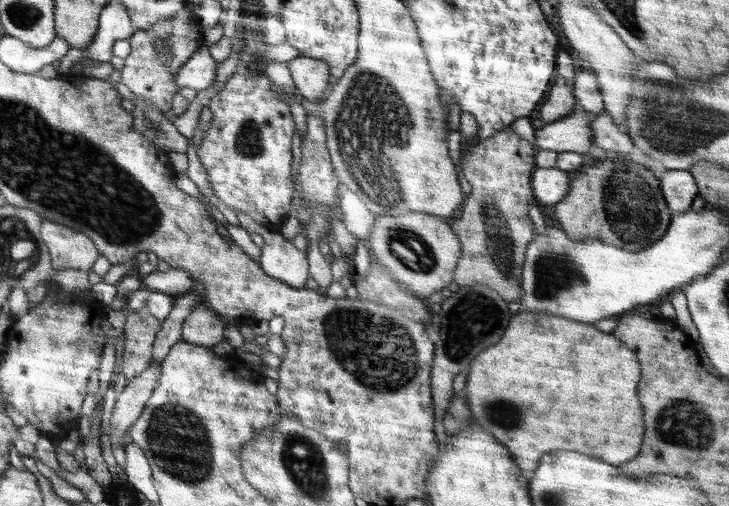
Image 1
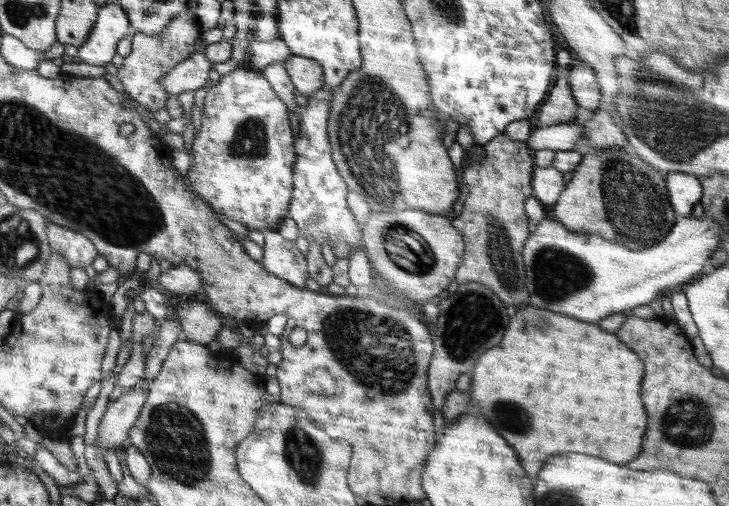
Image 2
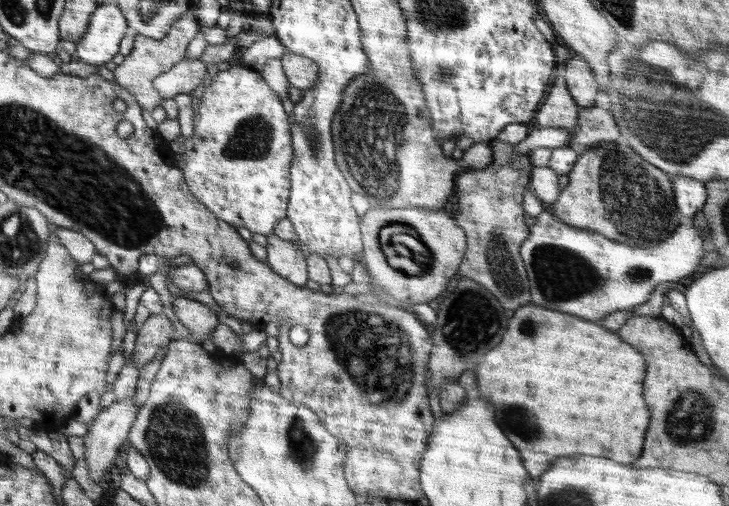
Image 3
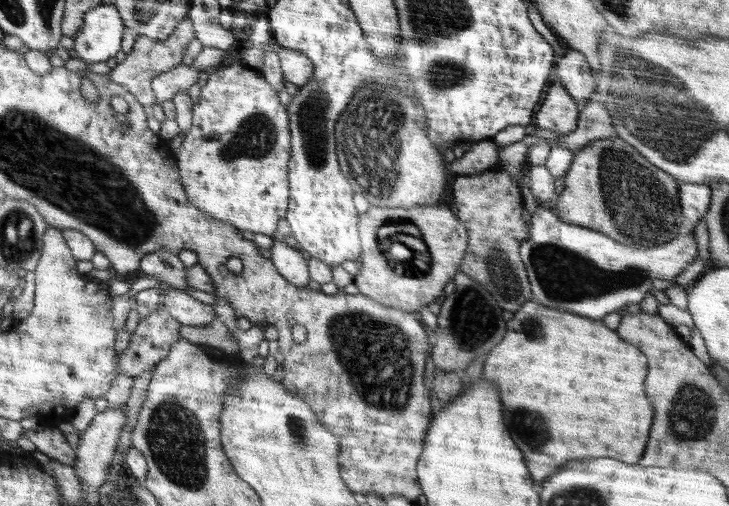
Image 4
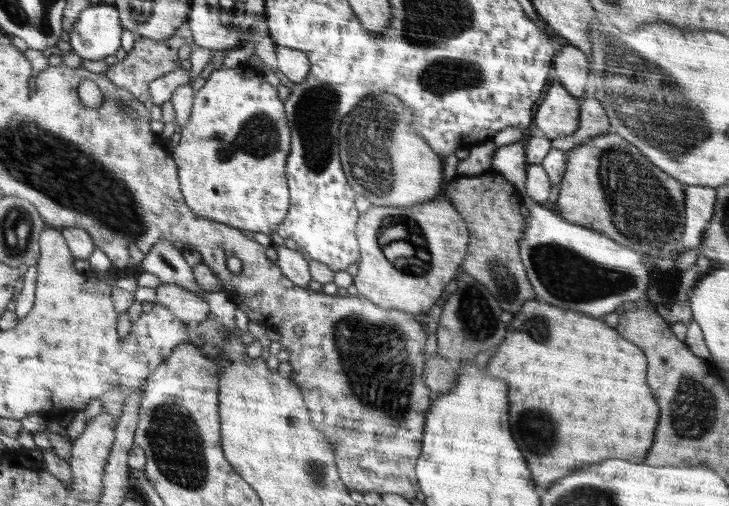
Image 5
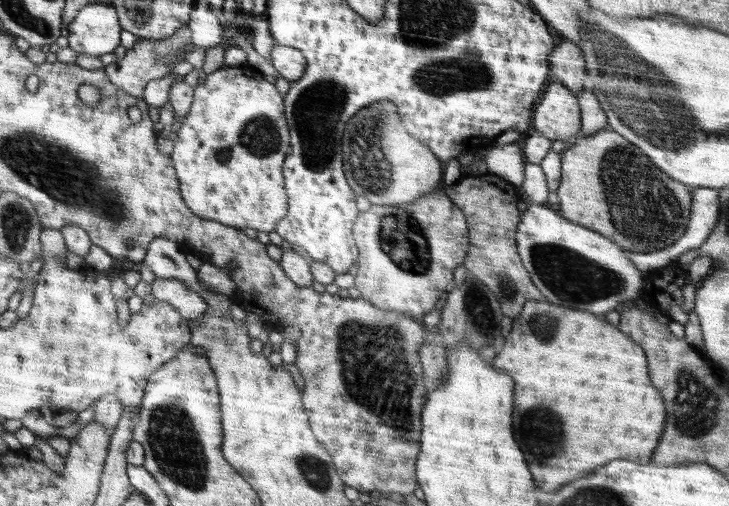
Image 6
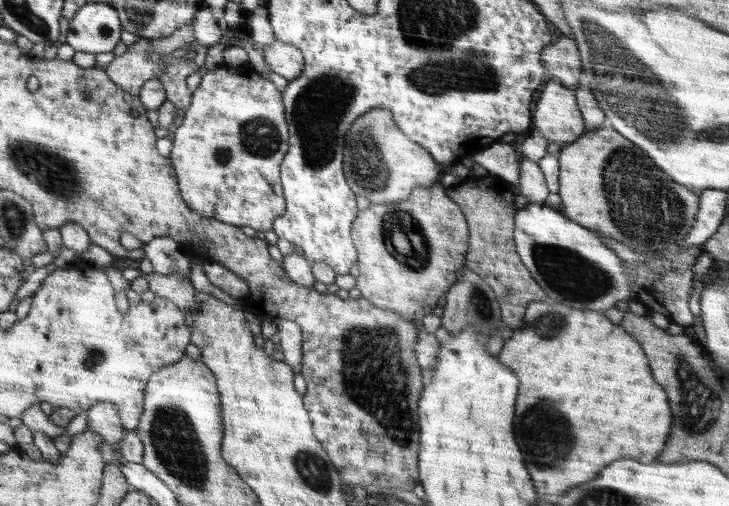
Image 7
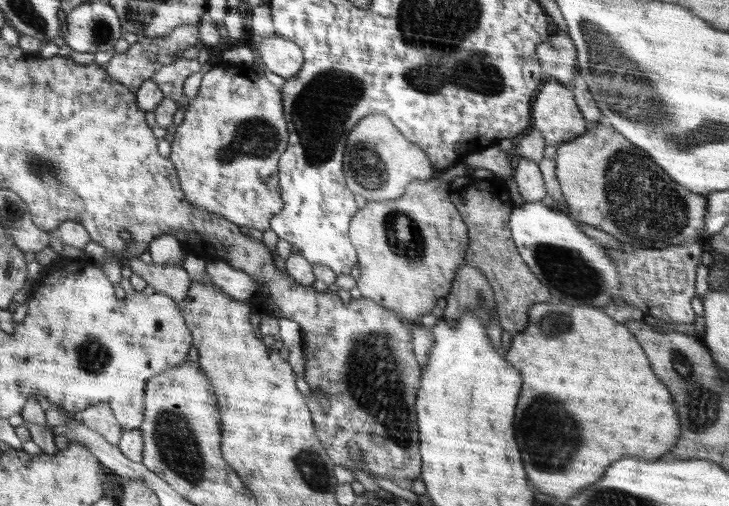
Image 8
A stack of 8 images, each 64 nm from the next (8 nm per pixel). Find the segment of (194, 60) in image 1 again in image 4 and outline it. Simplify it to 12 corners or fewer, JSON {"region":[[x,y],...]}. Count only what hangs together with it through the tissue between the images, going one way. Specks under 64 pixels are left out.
{"region":[[180,63],[153,78],[158,104],[198,82],[199,70]]}

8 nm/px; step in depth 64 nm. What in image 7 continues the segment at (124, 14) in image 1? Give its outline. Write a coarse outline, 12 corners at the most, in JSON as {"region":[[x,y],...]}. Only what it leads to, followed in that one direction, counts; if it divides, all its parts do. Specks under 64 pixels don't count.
{"region":[[90,2],[68,23],[75,52],[113,52],[122,25],[110,4]]}

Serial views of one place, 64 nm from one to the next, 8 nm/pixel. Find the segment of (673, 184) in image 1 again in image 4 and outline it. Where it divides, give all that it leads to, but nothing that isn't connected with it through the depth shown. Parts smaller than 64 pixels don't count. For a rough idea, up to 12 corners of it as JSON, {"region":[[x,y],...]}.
{"region":[[678,181],[681,214],[694,228],[711,201],[709,186]]}

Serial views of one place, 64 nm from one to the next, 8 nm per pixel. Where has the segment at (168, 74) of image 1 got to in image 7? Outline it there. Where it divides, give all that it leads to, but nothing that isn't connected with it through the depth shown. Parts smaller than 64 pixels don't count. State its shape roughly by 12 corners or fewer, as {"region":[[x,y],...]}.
{"region":[[192,25],[170,36],[142,39],[105,71],[122,90],[139,96],[142,85],[180,59]]}

